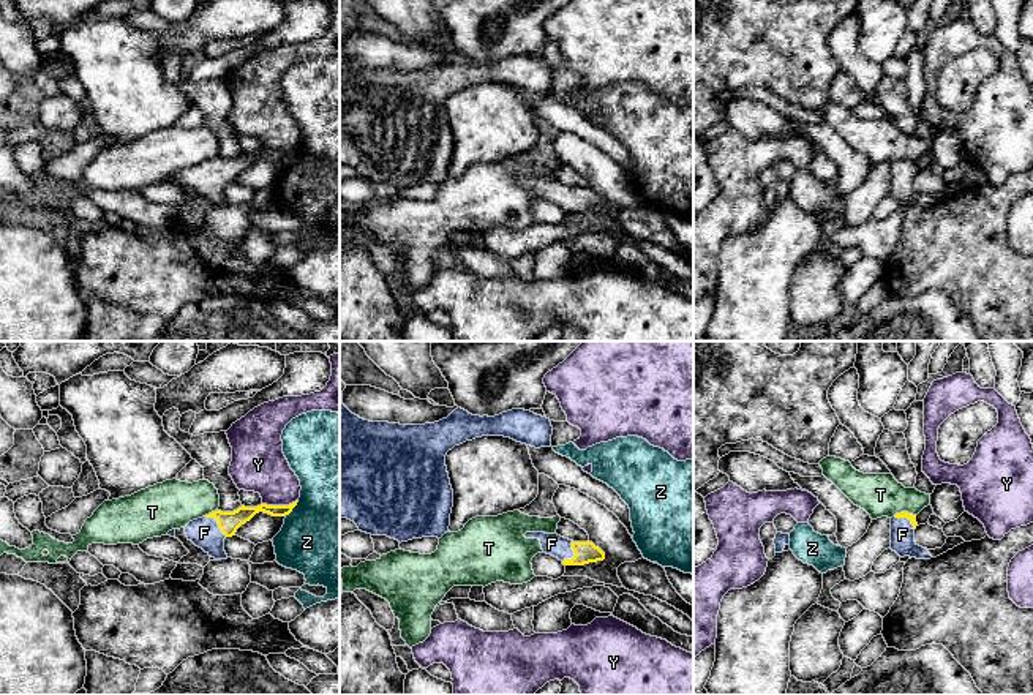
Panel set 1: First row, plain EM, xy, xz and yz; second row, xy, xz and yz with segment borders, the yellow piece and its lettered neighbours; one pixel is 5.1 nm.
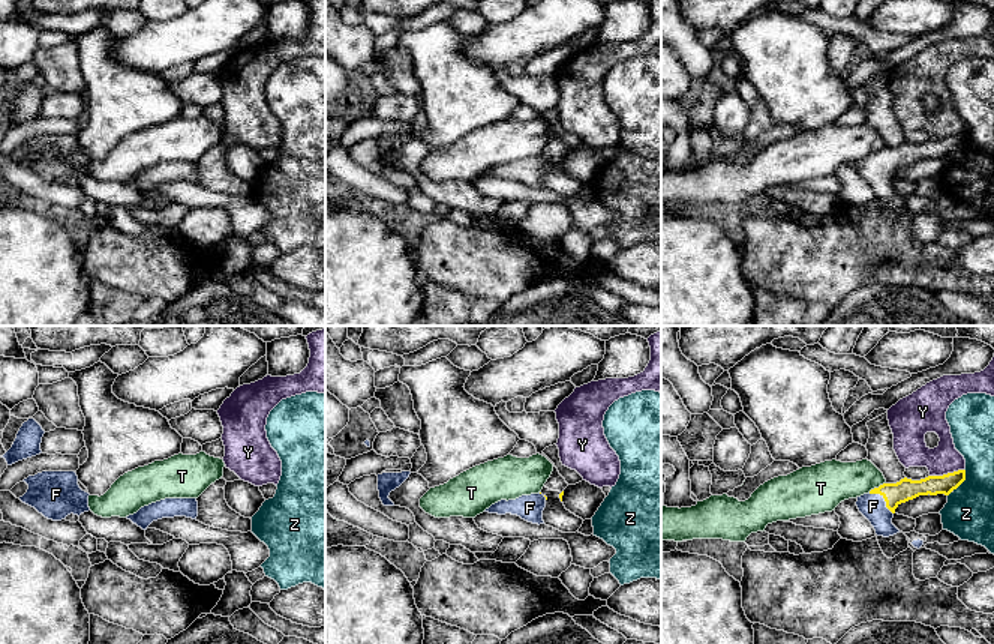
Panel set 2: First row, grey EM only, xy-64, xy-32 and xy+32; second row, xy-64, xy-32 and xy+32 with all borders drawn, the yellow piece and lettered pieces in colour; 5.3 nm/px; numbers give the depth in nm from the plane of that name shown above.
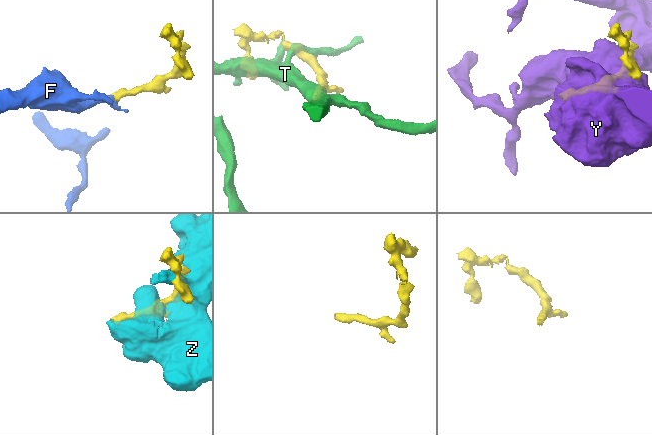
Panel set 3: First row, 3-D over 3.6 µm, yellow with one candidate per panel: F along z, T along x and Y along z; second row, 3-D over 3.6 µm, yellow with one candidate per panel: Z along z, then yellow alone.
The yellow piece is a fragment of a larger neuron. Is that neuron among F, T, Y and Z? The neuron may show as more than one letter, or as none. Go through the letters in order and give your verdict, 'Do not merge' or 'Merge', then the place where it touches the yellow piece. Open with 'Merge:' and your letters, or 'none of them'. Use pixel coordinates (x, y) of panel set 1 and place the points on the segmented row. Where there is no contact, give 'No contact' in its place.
Merge: F
F: Merge. Touches yellow at xy (218, 523)
T: Do not merge. Touches yellow at yz (904, 512)
Y: Do not merge. Touches yellow at xy (280, 506)
Z: Do not merge. Touches yellow at xy (292, 507)

